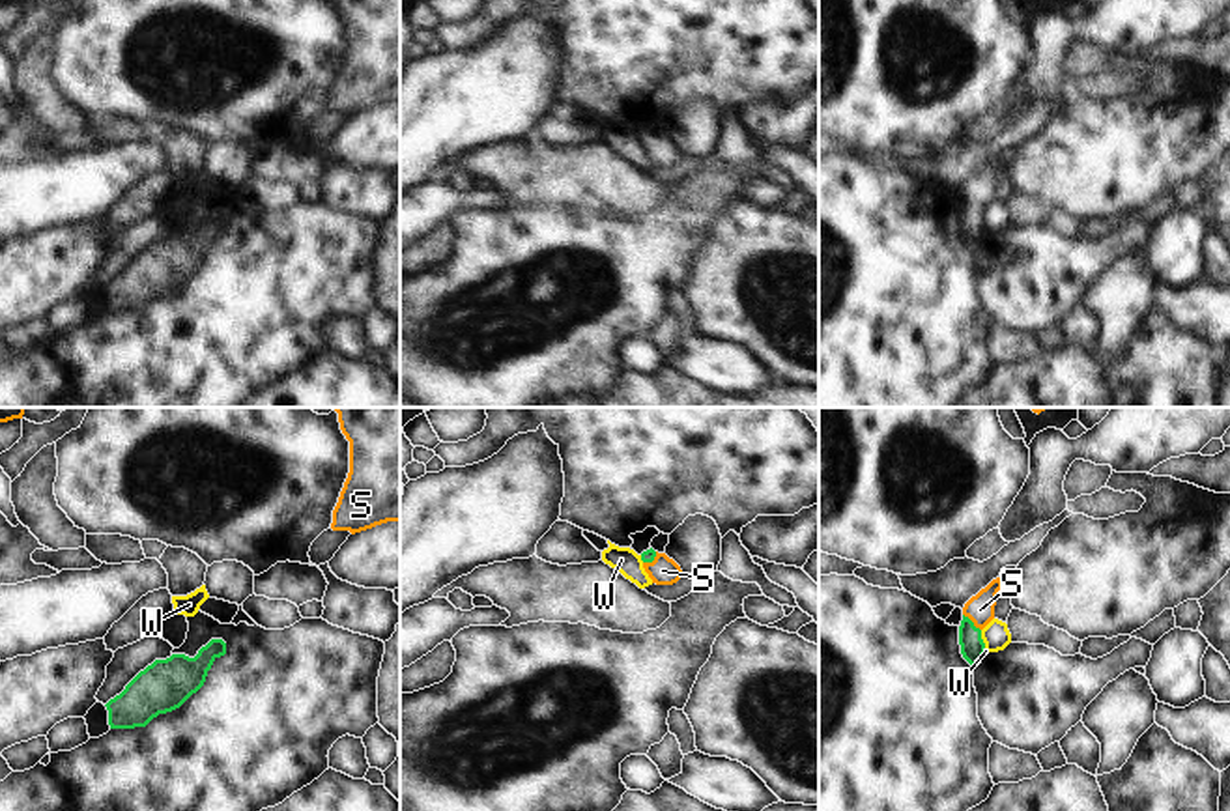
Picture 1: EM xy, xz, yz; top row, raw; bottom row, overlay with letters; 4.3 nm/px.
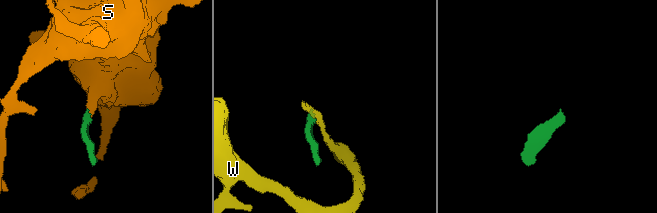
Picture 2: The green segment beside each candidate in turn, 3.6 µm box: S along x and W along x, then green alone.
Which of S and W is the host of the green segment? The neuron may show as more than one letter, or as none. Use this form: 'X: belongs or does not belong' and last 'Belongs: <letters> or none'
S: belongs
W: does not belong
Belongs: S

